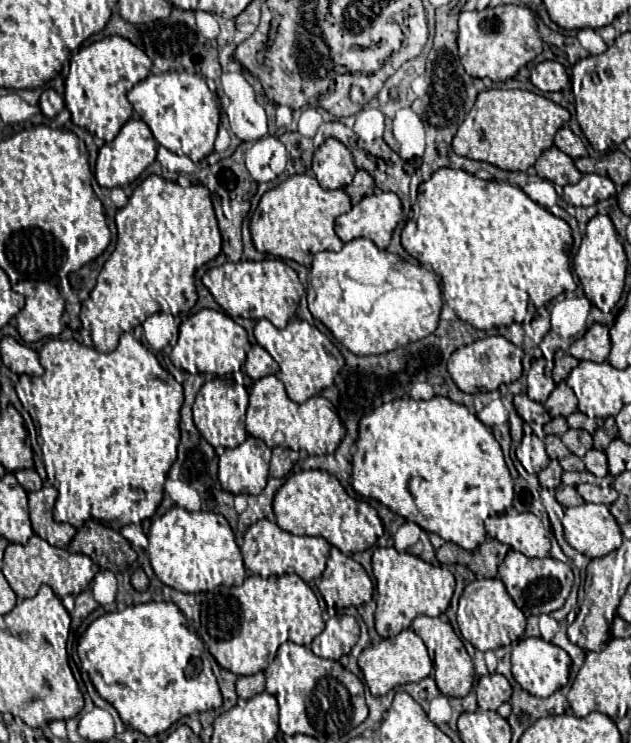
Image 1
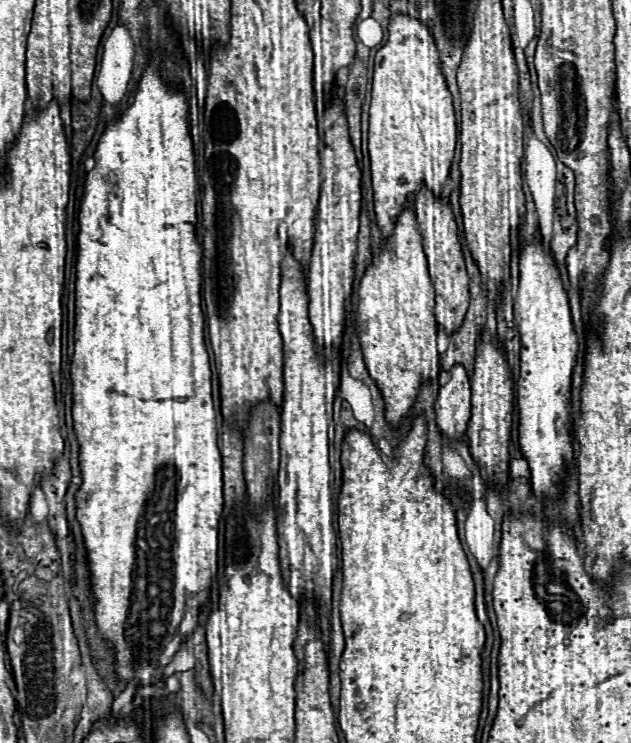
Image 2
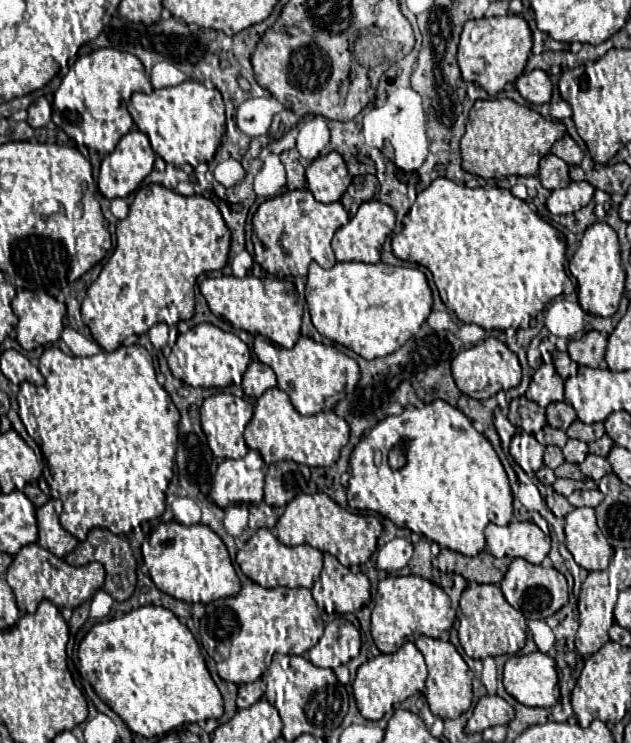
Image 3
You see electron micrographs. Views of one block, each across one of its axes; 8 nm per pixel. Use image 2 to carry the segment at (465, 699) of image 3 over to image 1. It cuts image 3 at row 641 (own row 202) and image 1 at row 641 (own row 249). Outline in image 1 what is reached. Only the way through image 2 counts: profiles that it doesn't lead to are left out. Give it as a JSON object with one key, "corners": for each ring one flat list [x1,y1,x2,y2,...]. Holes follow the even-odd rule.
{"corners":[[418,616,412,622,412,630,424,640,426,648,434,652,434,680,438,690,448,698,464,698,472,690,474,682,474,670,472,670,472,658,468,656,462,640,456,636,454,628,446,618,430,618,430,616]]}

